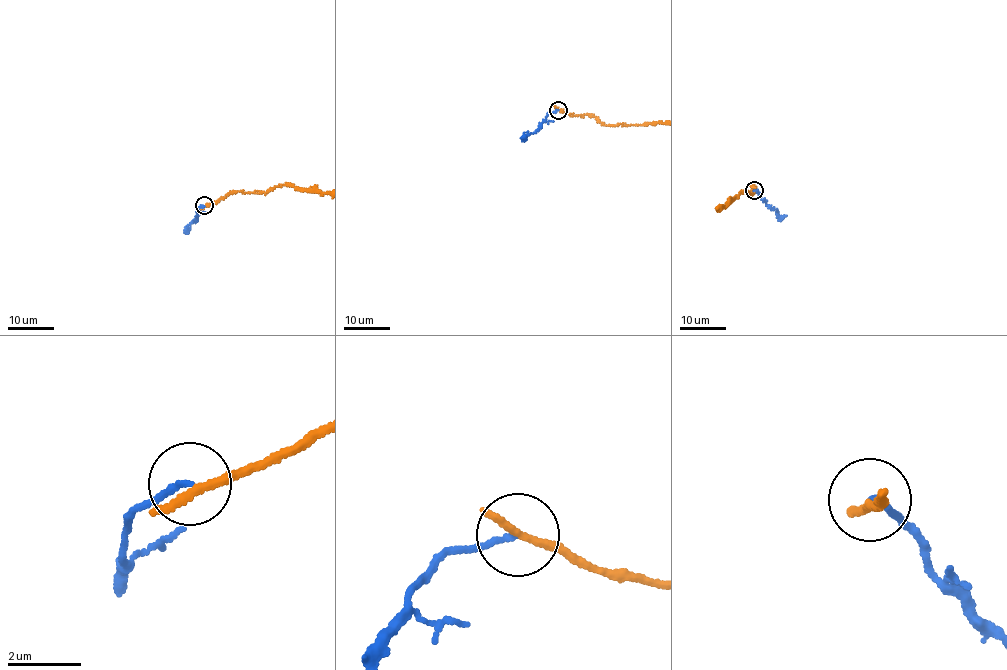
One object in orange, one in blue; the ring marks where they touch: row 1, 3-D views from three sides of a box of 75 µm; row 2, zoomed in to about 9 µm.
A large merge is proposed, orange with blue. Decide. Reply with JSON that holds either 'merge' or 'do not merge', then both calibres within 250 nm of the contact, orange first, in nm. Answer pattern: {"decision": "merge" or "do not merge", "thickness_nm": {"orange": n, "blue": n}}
{"decision": "do not merge", "thickness_nm": {"orange": 200, "blue": 160}}

